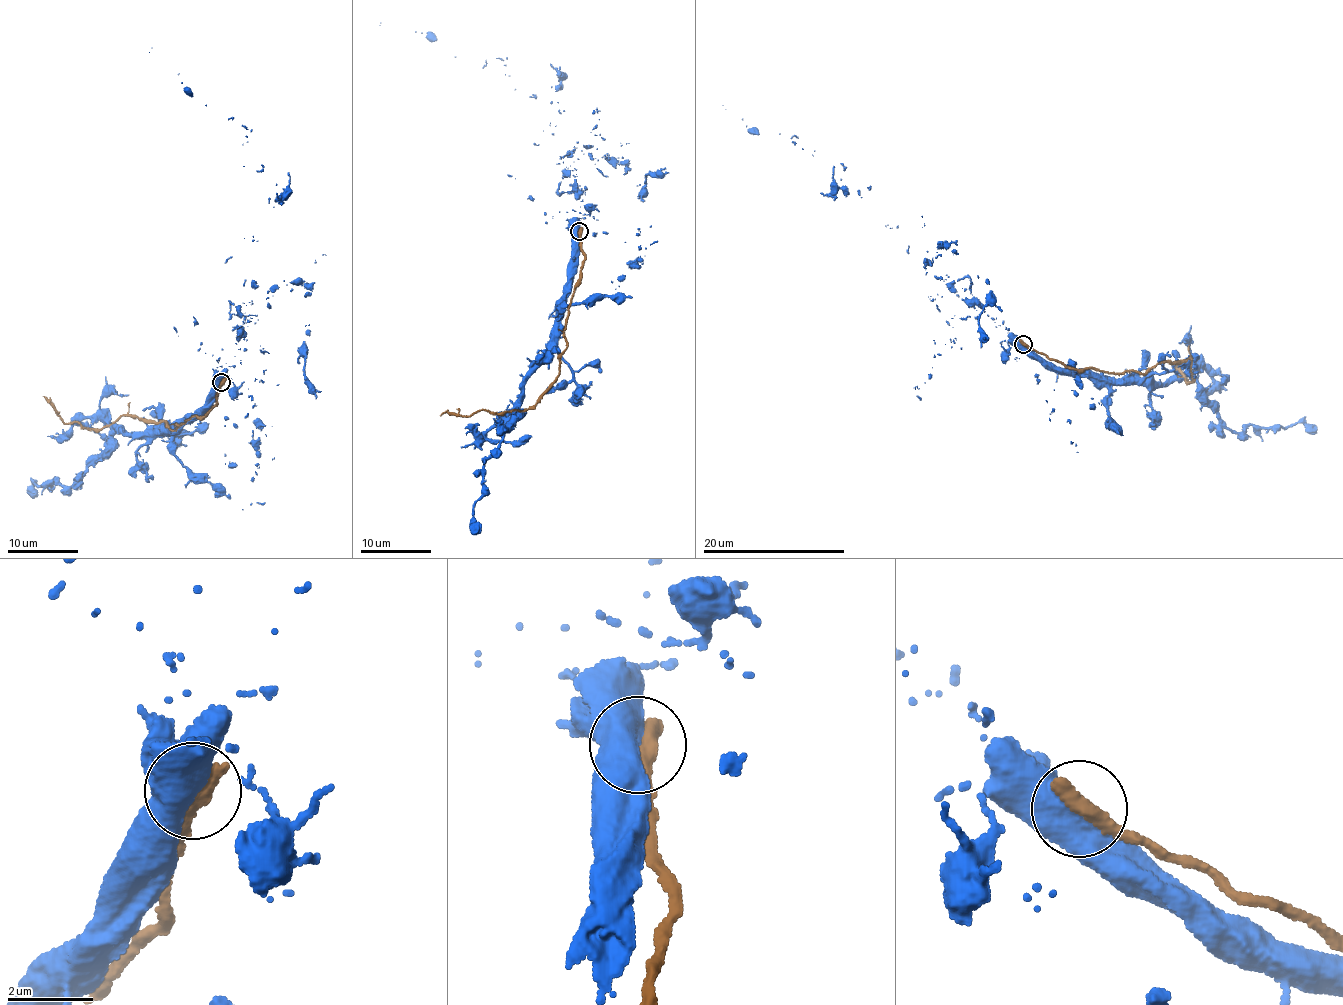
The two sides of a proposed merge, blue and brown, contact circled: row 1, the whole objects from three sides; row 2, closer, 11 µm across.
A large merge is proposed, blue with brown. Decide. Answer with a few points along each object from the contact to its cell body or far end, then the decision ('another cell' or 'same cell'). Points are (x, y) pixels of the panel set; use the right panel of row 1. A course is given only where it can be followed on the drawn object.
blue runs (1023, 344), (959, 297), (842, 186), (845, 168), (833, 172), (790, 138), (796, 136), (758, 134), (723, 105); brown runs (1023, 344), (1051, 359), (1104, 372), (1144, 373), (1159, 363), (1188, 359), (1190, 382), (1178, 364); another cell

